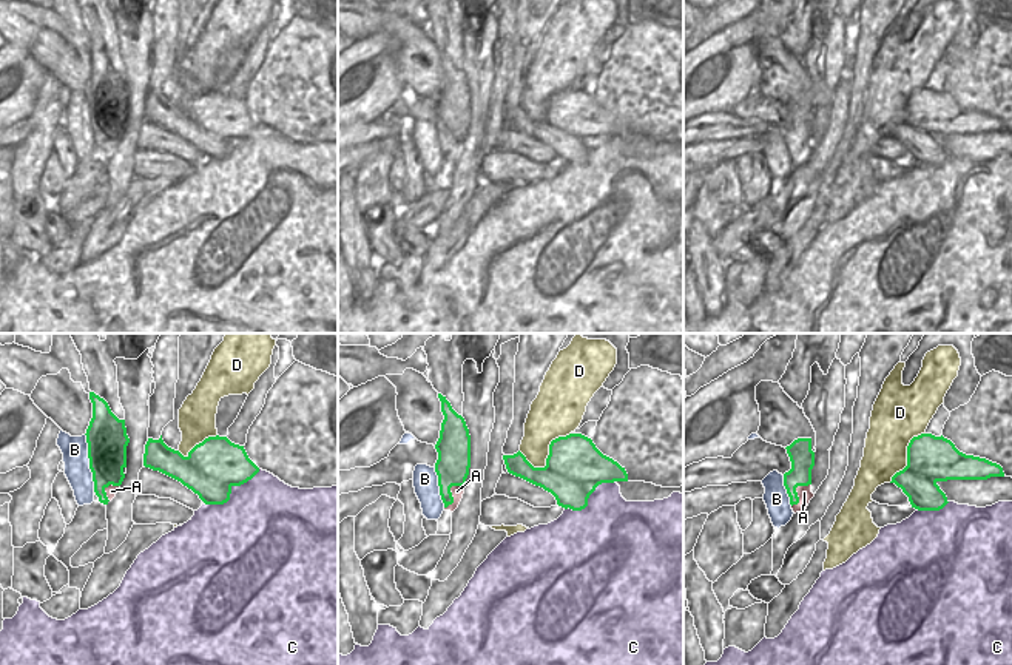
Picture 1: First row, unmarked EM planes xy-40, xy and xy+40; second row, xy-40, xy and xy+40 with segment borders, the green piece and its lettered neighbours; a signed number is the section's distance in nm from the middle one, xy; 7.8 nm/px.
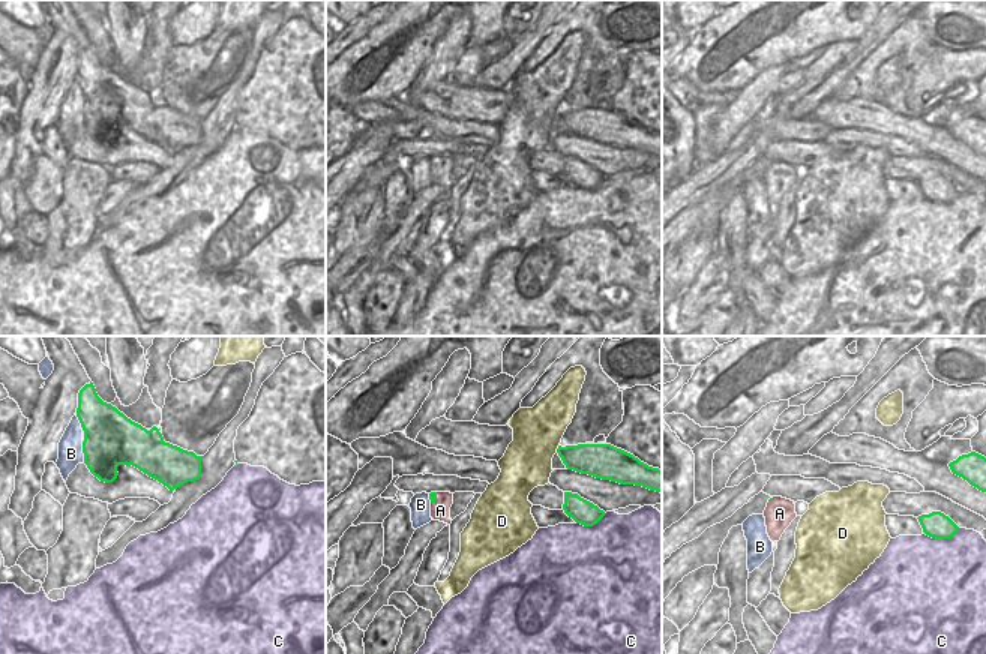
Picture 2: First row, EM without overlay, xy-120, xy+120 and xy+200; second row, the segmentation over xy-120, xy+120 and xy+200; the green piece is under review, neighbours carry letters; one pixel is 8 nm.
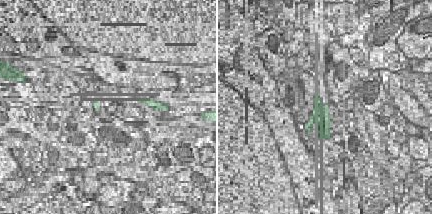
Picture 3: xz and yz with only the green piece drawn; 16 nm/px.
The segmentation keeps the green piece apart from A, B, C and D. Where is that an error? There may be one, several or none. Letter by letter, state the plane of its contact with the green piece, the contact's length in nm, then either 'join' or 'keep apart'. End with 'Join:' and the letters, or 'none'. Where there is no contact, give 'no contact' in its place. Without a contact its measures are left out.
A: meets green in xy; contact 240 nm long; keep apart
B: meets green in xy-40; contact 460 nm long; keep apart
C: meets green in xy-40; contact 500 nm long; keep apart
D: meets green in xy; contact 440 nm long; keep apart
Join: none

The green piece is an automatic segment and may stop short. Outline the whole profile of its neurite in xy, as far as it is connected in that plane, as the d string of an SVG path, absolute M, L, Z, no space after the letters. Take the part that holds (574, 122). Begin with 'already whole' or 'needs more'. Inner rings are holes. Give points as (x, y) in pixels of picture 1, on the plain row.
already whole | M582 88L558 91L549 99L545 122L534 122L518 105L503 110L509 128L551 147L565 164L582 165L602 137L628 136L628 128Z

